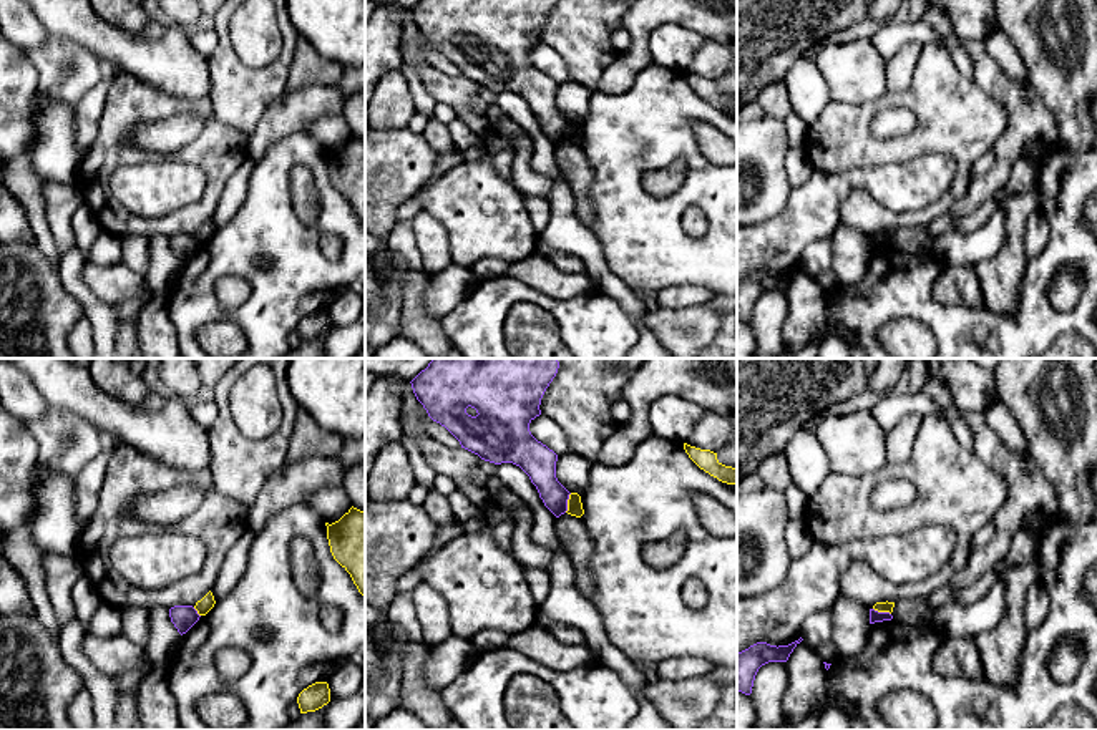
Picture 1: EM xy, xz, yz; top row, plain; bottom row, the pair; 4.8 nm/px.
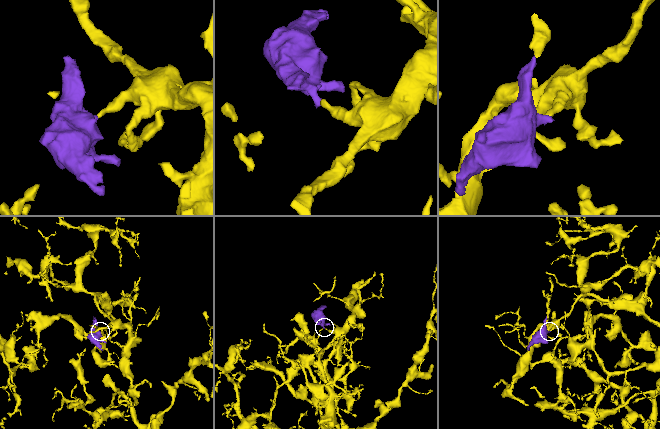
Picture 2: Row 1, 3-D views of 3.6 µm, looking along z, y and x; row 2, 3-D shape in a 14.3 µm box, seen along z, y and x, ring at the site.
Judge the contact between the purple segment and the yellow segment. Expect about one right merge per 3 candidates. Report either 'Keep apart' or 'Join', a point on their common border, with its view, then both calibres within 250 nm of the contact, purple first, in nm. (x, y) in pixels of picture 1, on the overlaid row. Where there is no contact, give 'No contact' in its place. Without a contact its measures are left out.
Keep apart. Touches purple at xz (566, 503). Thickness 170 nm (purple) against 80 nm

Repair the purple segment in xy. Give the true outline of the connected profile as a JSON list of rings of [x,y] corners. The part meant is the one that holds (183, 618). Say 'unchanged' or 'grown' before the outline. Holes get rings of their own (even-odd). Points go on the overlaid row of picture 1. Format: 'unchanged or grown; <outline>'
unchanged; [[[174,606],[169,609],[169,617],[178,632],[183,635],[199,620],[201,616],[193,606]]]

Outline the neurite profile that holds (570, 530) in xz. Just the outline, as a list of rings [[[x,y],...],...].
[[[564,513],[556,518],[554,528],[561,546],[573,561],[576,587],[586,599],[591,601],[594,596],[594,576],[591,567],[594,546],[586,526],[579,518]]]

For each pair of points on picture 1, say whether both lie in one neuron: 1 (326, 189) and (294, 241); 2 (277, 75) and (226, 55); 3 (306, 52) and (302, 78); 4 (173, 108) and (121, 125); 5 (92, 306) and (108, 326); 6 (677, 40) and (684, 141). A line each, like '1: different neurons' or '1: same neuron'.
1: same neuron
2: same neuron
3: same neuron
4: same neuron
5: same neuron
6: different neurons

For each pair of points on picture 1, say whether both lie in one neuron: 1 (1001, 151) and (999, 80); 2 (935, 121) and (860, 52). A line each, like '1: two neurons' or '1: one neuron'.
1: one neuron
2: two neurons

